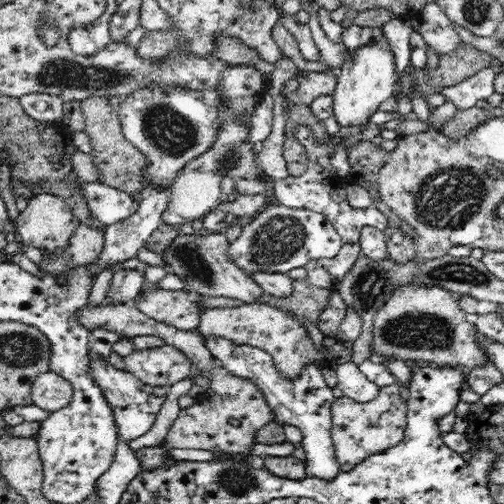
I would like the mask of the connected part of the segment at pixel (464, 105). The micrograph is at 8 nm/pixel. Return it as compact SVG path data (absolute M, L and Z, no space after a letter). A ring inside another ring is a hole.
M487 66L474 76L464 79L460 84L437 91L452 102L457 111L473 108L478 100L487 100L495 92L494 79L496 73L492 67Z

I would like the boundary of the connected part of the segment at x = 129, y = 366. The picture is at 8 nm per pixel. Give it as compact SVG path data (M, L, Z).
M173 346L134 350L124 357L125 370L150 386L171 387L191 376L192 362Z

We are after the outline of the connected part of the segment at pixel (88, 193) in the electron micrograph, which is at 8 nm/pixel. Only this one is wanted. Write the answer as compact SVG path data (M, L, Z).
M82 182L81 192L92 217L106 227L129 218L139 209L139 202L132 195L104 183Z

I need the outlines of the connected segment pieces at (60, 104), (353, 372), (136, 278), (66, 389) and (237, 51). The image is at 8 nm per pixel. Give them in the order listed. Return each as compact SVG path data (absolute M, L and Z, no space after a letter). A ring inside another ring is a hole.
M26 94L18 100L23 107L24 113L36 121L62 121L63 119L65 102L62 101L62 98L55 96L54 94Z
M349 359L338 365L336 374L338 388L342 390L344 396L352 398L356 402L370 402L380 392L380 387L374 382L370 382L367 376L364 376L359 370L359 366Z
M121 268L113 274L104 304L129 304L146 284L144 271Z
M48 371L37 376L30 394L34 405L53 413L68 406L74 396L74 389L68 379L54 371Z
M216 36L214 39L214 55L230 66L251 65L264 76L270 76L274 70L275 64L262 60L255 50L248 48L241 40L231 36Z

